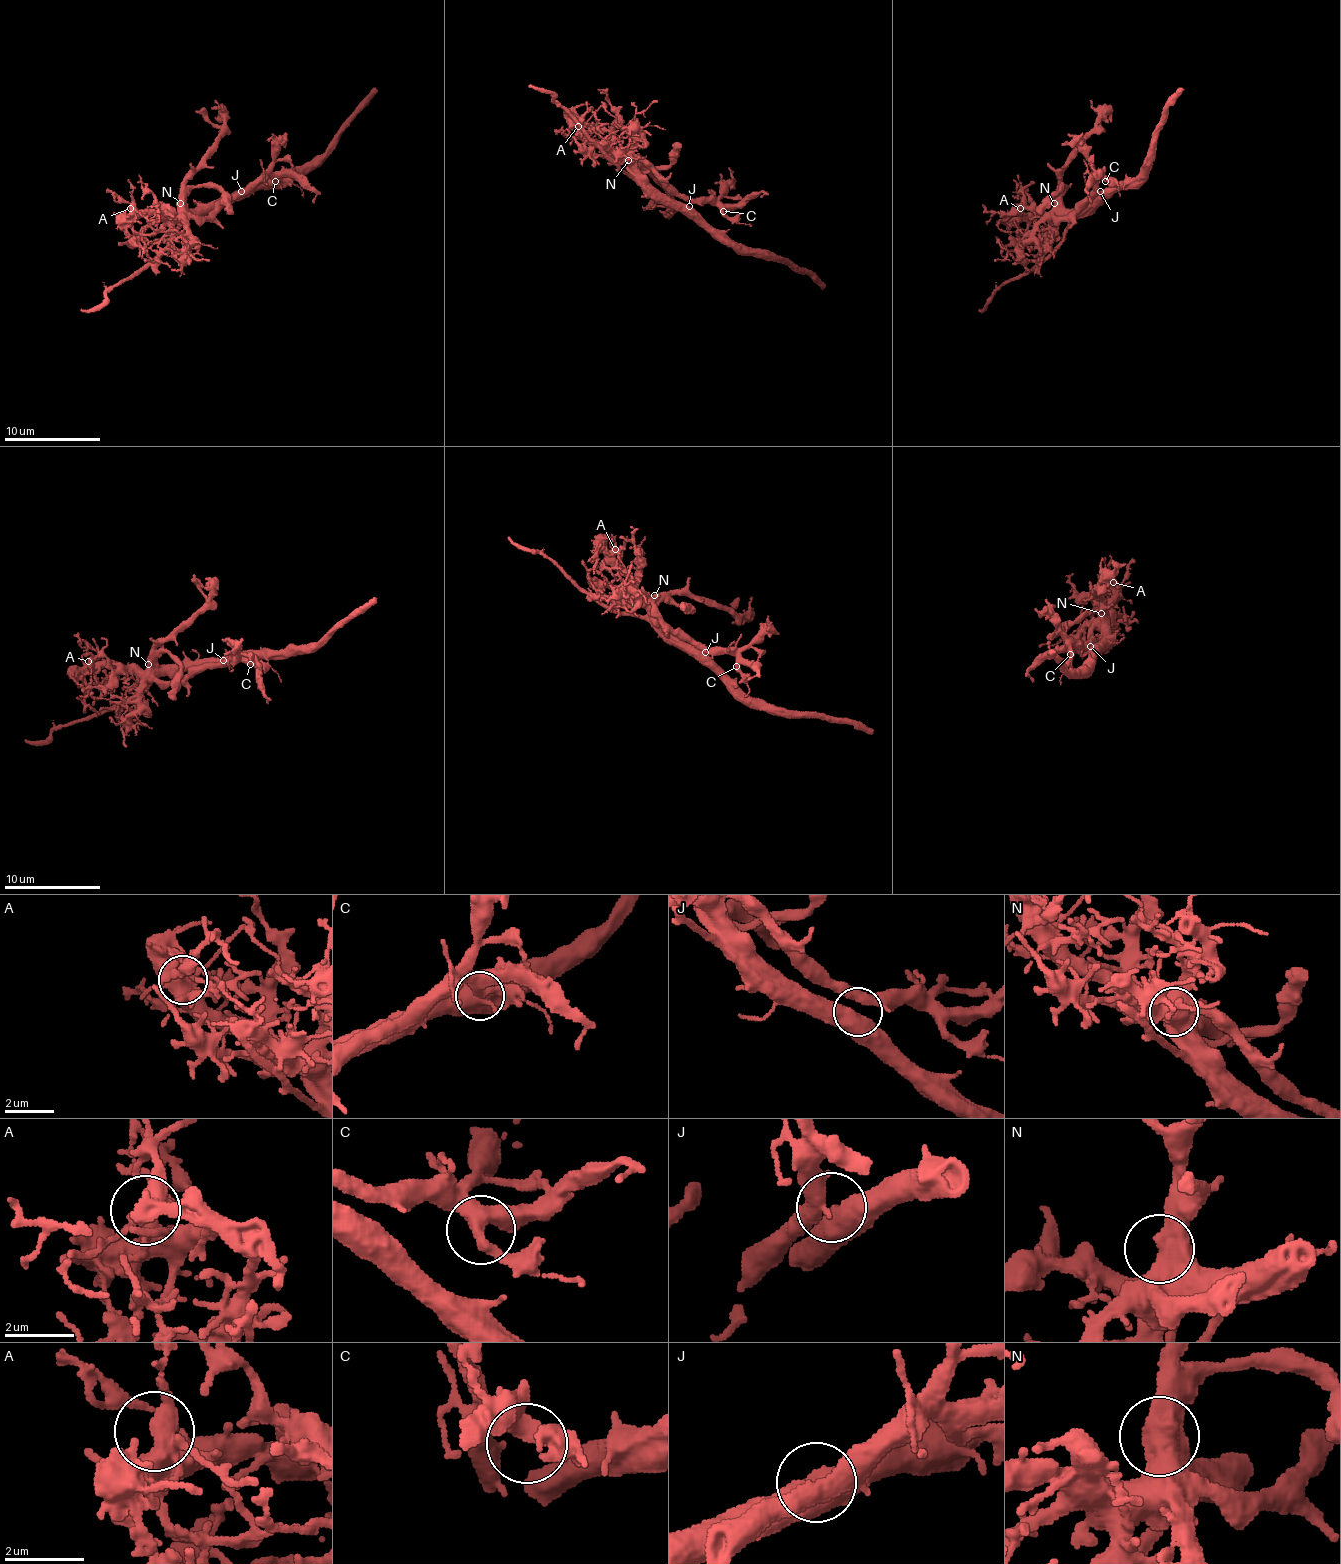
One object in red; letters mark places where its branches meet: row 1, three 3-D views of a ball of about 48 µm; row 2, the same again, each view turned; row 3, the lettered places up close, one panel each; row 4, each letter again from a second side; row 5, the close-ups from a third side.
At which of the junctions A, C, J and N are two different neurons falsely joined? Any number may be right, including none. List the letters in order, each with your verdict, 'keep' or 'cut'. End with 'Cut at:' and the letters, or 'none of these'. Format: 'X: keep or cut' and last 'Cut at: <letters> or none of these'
A: keep
C: keep
J: keep
N: keep
Cut at: none of these

